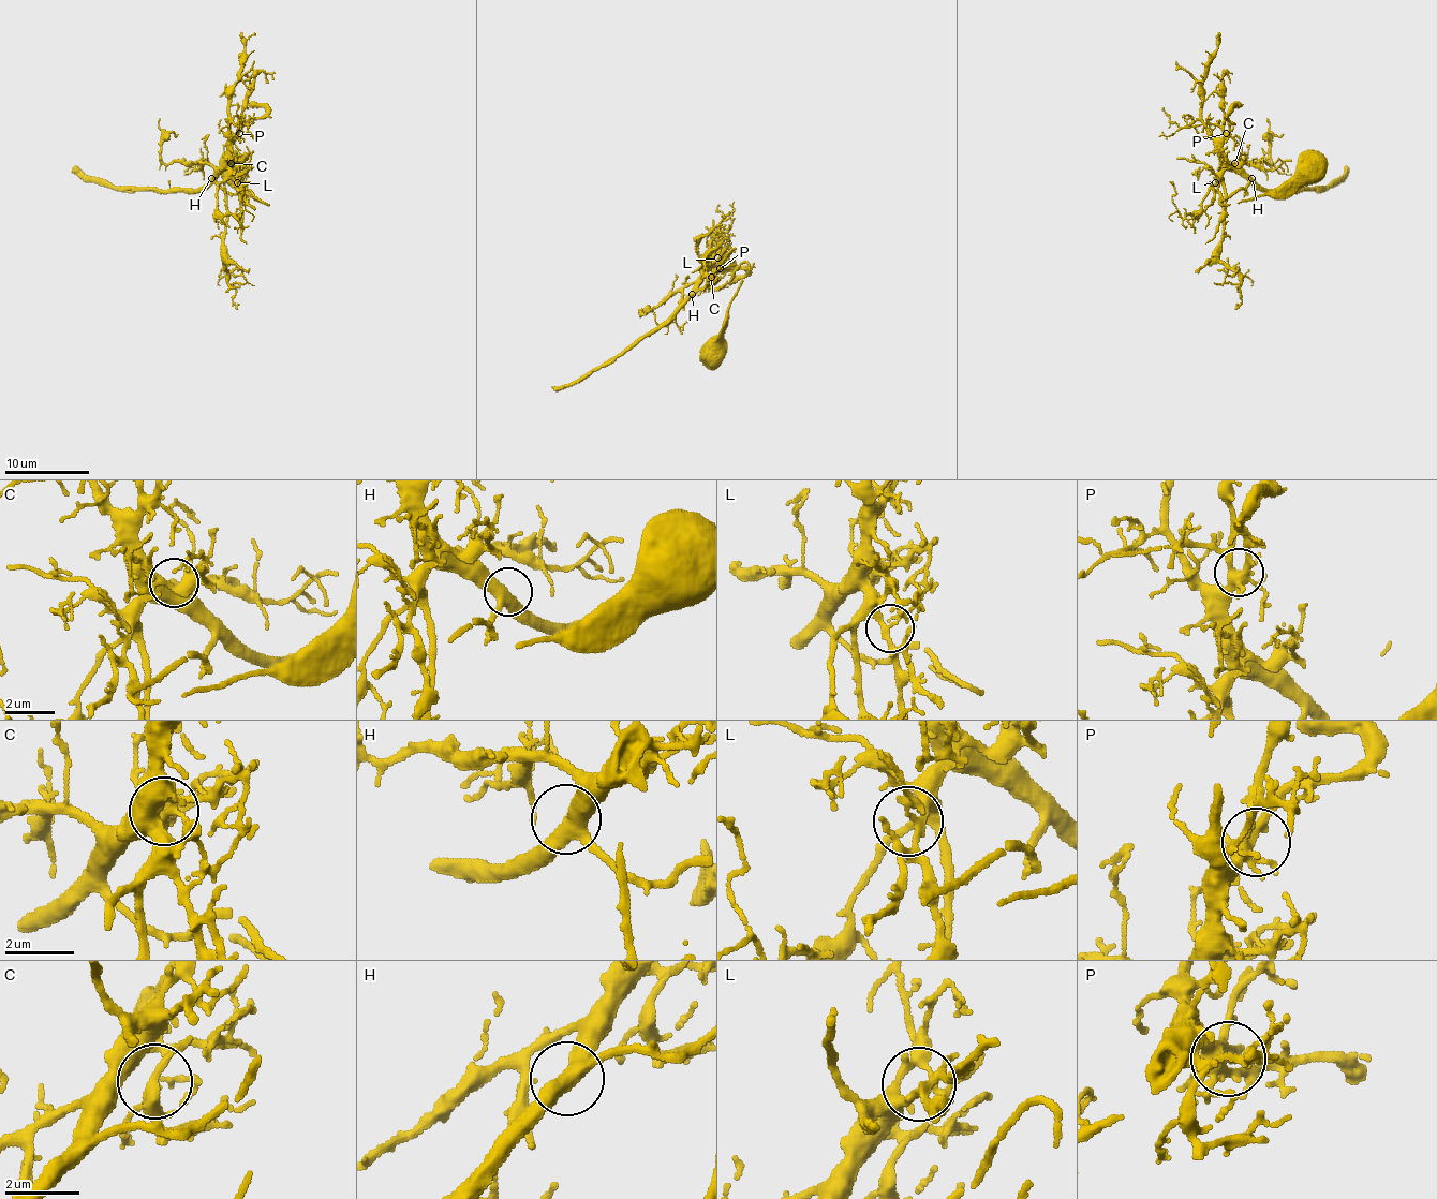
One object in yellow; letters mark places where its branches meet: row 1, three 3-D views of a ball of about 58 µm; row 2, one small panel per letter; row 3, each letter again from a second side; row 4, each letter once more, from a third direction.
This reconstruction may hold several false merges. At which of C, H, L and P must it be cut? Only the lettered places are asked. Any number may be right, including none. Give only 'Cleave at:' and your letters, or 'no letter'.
Cleave at: no letter

